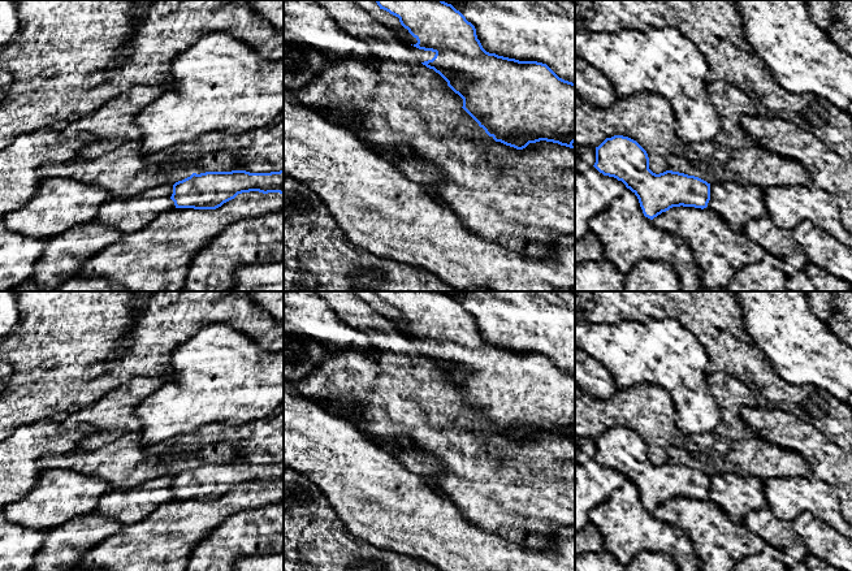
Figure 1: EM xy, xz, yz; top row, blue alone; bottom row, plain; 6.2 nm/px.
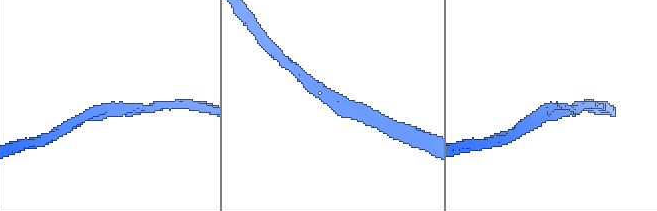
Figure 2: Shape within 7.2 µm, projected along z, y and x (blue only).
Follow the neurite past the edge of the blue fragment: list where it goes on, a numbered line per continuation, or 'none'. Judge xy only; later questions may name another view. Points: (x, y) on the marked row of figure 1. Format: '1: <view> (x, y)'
none

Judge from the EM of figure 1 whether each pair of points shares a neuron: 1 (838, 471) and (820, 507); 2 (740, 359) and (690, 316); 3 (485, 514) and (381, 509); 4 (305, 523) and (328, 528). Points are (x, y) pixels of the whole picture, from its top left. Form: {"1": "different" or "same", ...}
{"1": "different", "2": "same", "3": "different", "4": "same"}

